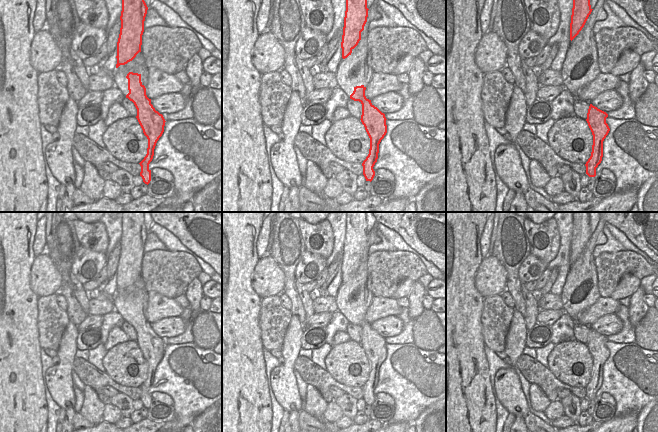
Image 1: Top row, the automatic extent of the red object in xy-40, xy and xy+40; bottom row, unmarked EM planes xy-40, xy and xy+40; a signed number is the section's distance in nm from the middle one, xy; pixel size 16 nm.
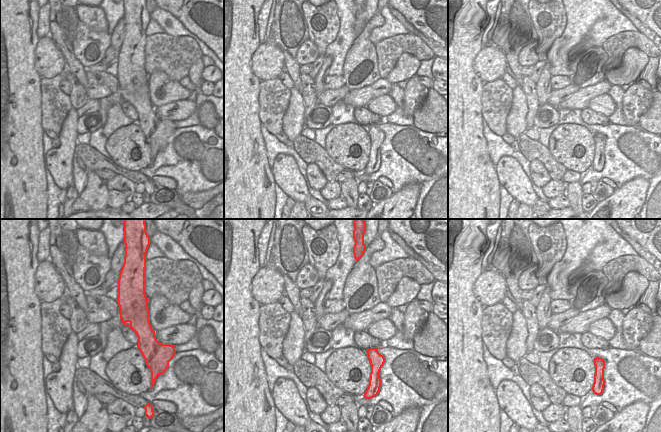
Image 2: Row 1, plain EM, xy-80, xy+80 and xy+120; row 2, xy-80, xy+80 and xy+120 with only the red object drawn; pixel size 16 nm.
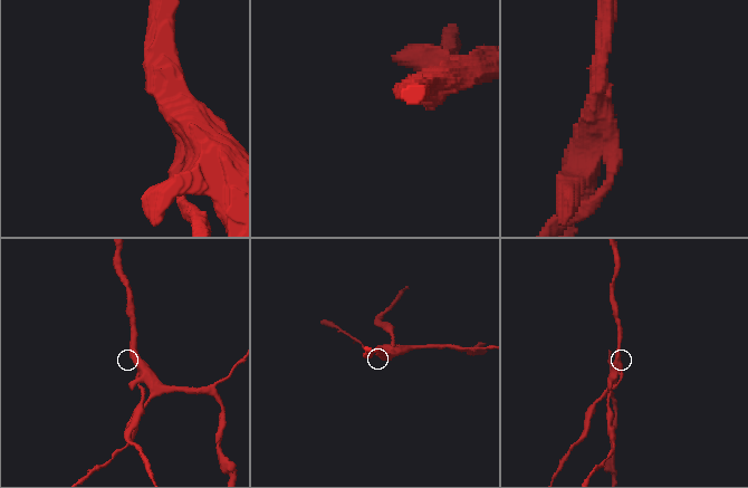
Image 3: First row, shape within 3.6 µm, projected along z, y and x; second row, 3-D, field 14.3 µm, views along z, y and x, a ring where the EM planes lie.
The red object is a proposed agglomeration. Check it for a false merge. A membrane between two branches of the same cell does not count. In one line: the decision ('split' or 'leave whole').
split

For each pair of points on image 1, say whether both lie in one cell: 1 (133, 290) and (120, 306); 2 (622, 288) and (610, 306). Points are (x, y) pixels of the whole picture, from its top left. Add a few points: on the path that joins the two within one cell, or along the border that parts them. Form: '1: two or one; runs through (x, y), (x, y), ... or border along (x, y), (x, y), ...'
1: one; runs through (128, 292), (120, 301)
2: two; border along (610, 296), (618, 301)

